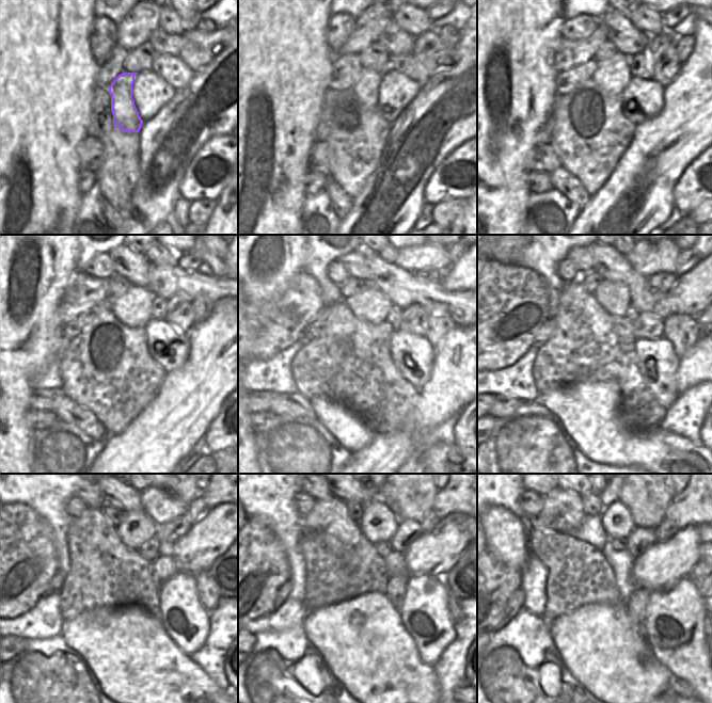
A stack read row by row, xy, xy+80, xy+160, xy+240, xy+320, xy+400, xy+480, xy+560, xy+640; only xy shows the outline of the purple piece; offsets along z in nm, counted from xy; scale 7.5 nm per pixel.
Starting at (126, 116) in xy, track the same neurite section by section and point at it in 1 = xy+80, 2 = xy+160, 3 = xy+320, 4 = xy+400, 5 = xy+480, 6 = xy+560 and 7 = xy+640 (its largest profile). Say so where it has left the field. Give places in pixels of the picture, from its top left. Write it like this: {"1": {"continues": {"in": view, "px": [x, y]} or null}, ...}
{"1": {"continues": {"in": "xy+80", "px": [366, 86]}}, "2": {"continues": {"in": "xy+160", "px": [613, 75]}}, "3": {"continues": {"in": "xy+320", "px": [372, 305]}}, "4": {"continues": {"in": "xy+400", "px": [614, 297]}}, "5": {"continues": {"in": "xy+480", "px": [137, 528]}}, "6": {"continues": {"in": "xy+560", "px": [379, 523]}}, "7": {"continues": {"in": "xy+640", "px": [617, 521]}}}

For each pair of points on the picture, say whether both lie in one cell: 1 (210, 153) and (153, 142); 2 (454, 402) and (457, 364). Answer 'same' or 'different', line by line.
1: different
2: same

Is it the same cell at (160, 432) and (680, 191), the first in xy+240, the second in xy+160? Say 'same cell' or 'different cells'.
different cells

